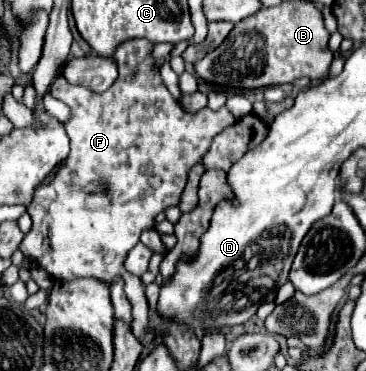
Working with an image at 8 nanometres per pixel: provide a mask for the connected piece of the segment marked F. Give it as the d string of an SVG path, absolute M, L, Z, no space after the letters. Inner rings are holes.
M130 39L128 43L122 43L116 49L116 55L112 55L116 59L120 75L116 83L112 83L112 87L108 87L108 91L104 93L70 85L62 77L54 81L50 95L70 107L70 117L64 121L64 129L70 139L70 153L64 165L56 169L54 179L34 191L34 201L28 205L32 229L20 243L20 251L24 253L24 257L34 261L58 281L92 277L110 285L116 277L122 277L124 293L132 305L132 333L142 345L154 339L154 331L148 327L146 321L148 307L142 281L134 275L128 275L128 271L124 269L126 255L130 247L140 241L142 231L154 229L158 213L166 211L168 207L180 205L180 195L186 187L188 171L208 151L212 137L236 121L228 107L222 107L218 111L212 111L208 107L196 113L184 111L164 87L156 61L152 57L152 49L152 43L148 43L146 39ZM92 193L108 195L110 205L104 209L88 209L84 201Z

